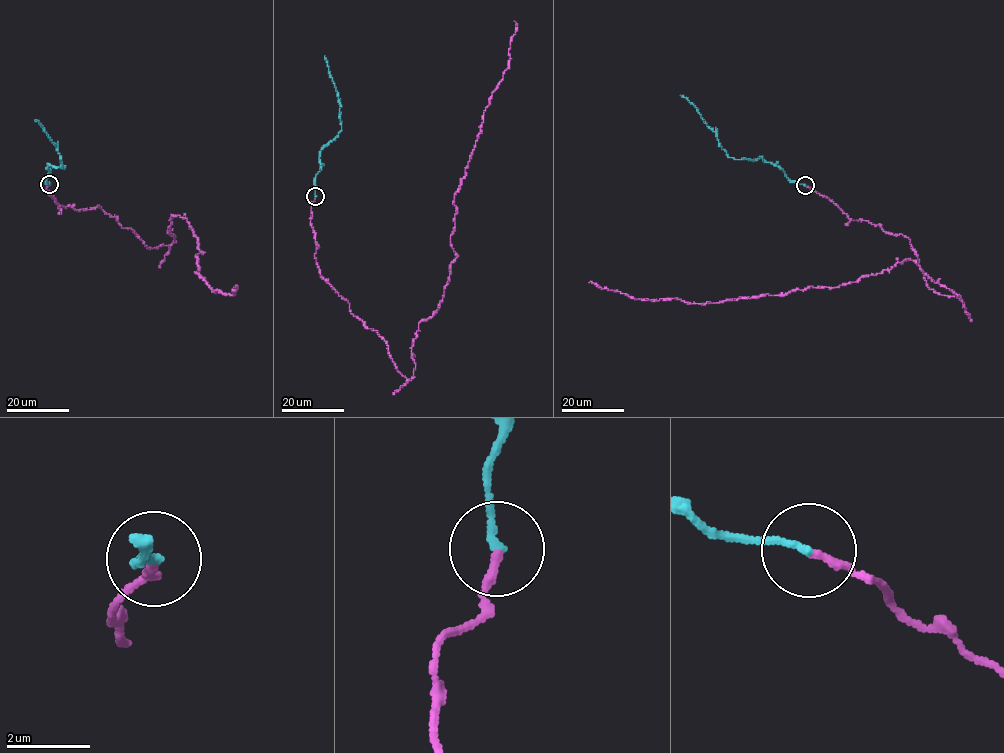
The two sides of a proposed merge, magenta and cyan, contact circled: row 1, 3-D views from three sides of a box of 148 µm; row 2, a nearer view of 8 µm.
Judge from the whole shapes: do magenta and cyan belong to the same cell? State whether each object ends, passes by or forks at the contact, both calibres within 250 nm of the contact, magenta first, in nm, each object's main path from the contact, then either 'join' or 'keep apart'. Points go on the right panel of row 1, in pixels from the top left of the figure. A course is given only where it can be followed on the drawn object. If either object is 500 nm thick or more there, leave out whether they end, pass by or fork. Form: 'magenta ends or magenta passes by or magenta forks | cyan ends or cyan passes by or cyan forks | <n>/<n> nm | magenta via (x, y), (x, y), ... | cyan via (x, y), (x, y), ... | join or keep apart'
magenta ends | cyan ends | 200/170 nm | magenta via (805, 185), (852, 220), (907, 237), (929, 289), (960, 298), (910, 259), (833, 288), (716, 303), (589, 283) | cyan via (805, 185), (792, 182), (782, 169), (761, 157), (752, 160), (727, 155), (695, 106), (680, 95) | join

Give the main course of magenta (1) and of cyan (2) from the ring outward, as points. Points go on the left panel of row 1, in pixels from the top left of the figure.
1: (49, 184), (58, 208), (100, 206), (148, 248), (186, 218), (194, 273), (234, 287)
2: (49, 184), (46, 184), (48, 165), (65, 167), (61, 166), (58, 148), (39, 121), (34, 120)

